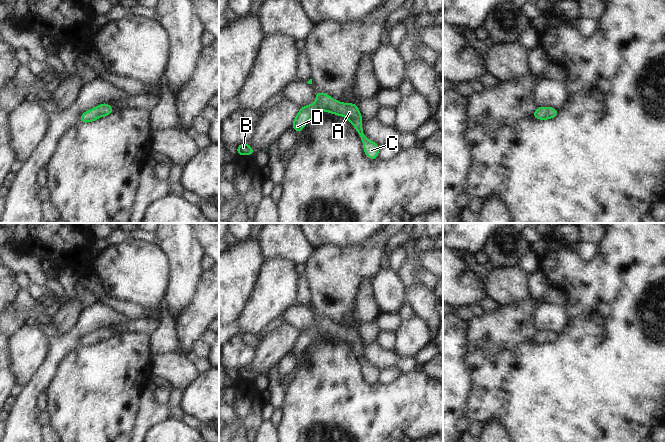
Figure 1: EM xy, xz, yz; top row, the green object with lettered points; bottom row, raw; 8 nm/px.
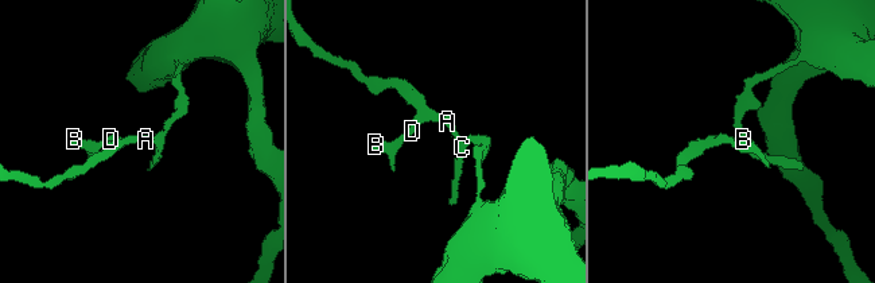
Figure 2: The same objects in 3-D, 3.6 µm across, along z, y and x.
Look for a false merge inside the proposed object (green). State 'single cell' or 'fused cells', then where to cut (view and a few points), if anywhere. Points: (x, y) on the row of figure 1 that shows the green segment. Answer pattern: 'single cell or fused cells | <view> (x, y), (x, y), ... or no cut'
single cell | no cut

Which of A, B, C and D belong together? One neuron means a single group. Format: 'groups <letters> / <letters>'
groups A B C D

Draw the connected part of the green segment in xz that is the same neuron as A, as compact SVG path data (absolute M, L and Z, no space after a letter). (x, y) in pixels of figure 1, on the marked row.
M315 90L315 96L317 101L314 104L301 107L291 127L296 132L300 133L304 129L307 122L315 116L317 108L320 111L330 112L335 115L346 117L356 128L356 132L363 141L364 154L367 155L371 160L378 159L380 146L365 137L362 129L363 118L358 110L358 106L354 103L341 103L334 100L328 94L320 93L317 90Z

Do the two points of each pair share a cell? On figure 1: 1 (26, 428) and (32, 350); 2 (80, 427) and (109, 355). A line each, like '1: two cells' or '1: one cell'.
1: two cells
2: one cell

